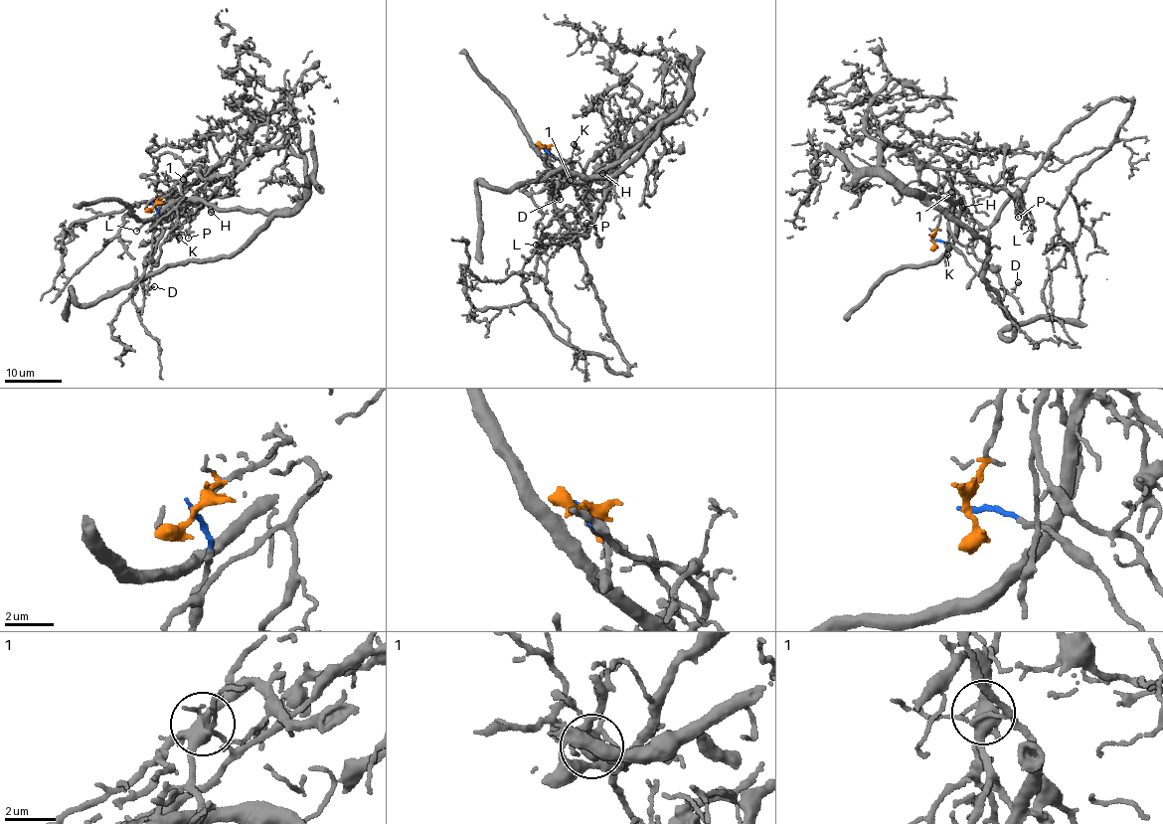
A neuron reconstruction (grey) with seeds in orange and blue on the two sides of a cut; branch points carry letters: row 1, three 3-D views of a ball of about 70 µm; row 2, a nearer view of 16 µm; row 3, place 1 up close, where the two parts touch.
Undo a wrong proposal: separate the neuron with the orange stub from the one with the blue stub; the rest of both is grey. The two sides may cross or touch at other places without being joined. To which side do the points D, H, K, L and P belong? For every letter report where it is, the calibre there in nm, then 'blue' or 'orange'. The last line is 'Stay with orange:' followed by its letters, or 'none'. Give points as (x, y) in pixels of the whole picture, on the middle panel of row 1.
D: (560, 199) | 180 nm | orange
H: (602, 173) | 130 nm | orange
K: (574, 144) | 100 nm | orange
L: (536, 245) | 180 nm | orange
P: (586, 223) | 130 nm | orange
Stay with orange: D, H, K, L, P

